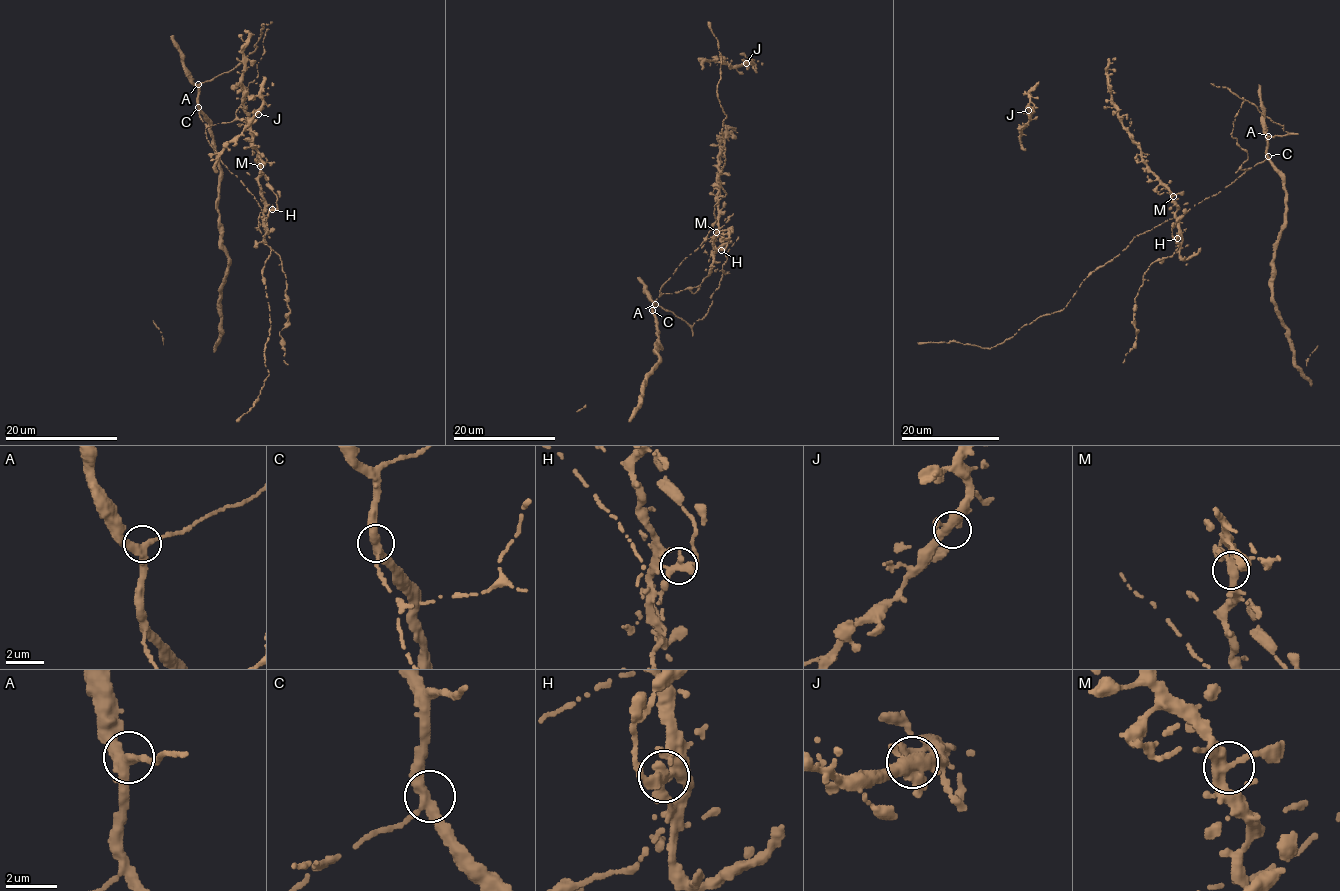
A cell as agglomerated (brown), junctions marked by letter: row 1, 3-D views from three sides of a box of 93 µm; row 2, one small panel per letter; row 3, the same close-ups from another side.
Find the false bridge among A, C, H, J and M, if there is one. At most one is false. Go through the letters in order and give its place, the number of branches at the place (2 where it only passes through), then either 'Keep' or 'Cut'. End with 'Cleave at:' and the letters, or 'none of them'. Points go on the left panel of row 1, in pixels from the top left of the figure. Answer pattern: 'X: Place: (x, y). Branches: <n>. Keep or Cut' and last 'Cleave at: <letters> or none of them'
A: Place: (198, 84). Branches: 3. Keep
C: Place: (198, 107). Branches: 3. Keep
H: Place: (272, 209). Branches: 3. Cut
J: Place: (258, 114). Branches: 3. Keep
M: Place: (260, 166). Branches: 3. Keep
Cleave at: H

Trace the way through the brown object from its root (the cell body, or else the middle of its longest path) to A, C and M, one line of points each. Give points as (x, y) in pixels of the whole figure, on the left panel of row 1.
A: (221, 162), (207, 138), (206, 125), (199, 114), (198, 84)
C: (221, 162), (207, 138), (198, 107)
M: (221, 162), (251, 192), (260, 191), (260, 166)

